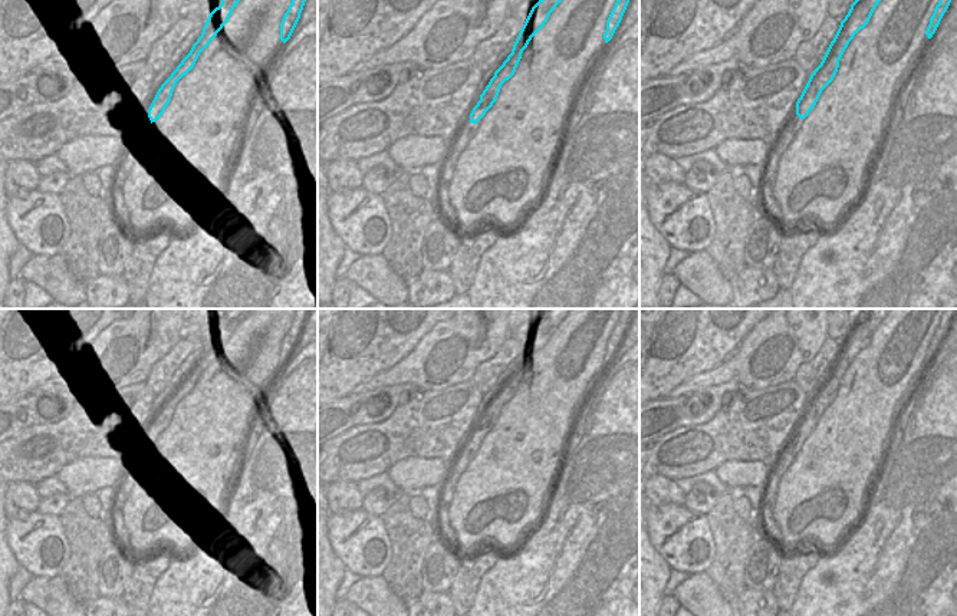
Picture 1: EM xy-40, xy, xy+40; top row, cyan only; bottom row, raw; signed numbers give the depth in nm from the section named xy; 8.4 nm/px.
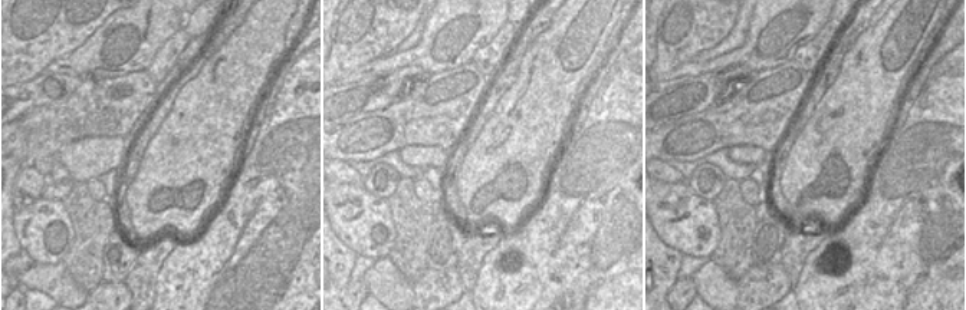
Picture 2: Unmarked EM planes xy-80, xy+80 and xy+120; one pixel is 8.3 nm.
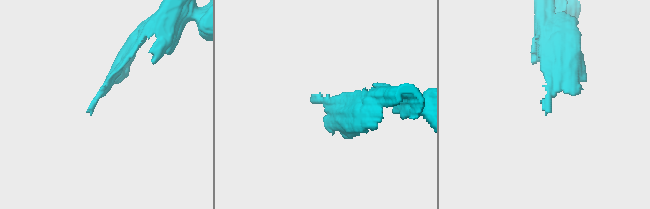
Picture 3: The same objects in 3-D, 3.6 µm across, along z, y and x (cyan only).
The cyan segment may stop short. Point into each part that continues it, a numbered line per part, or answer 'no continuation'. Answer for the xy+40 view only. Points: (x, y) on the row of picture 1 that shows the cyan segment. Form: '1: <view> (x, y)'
1: xy+40 (821, 165)

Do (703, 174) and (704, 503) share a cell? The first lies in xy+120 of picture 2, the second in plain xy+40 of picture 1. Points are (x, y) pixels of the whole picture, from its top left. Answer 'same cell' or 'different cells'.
same cell

